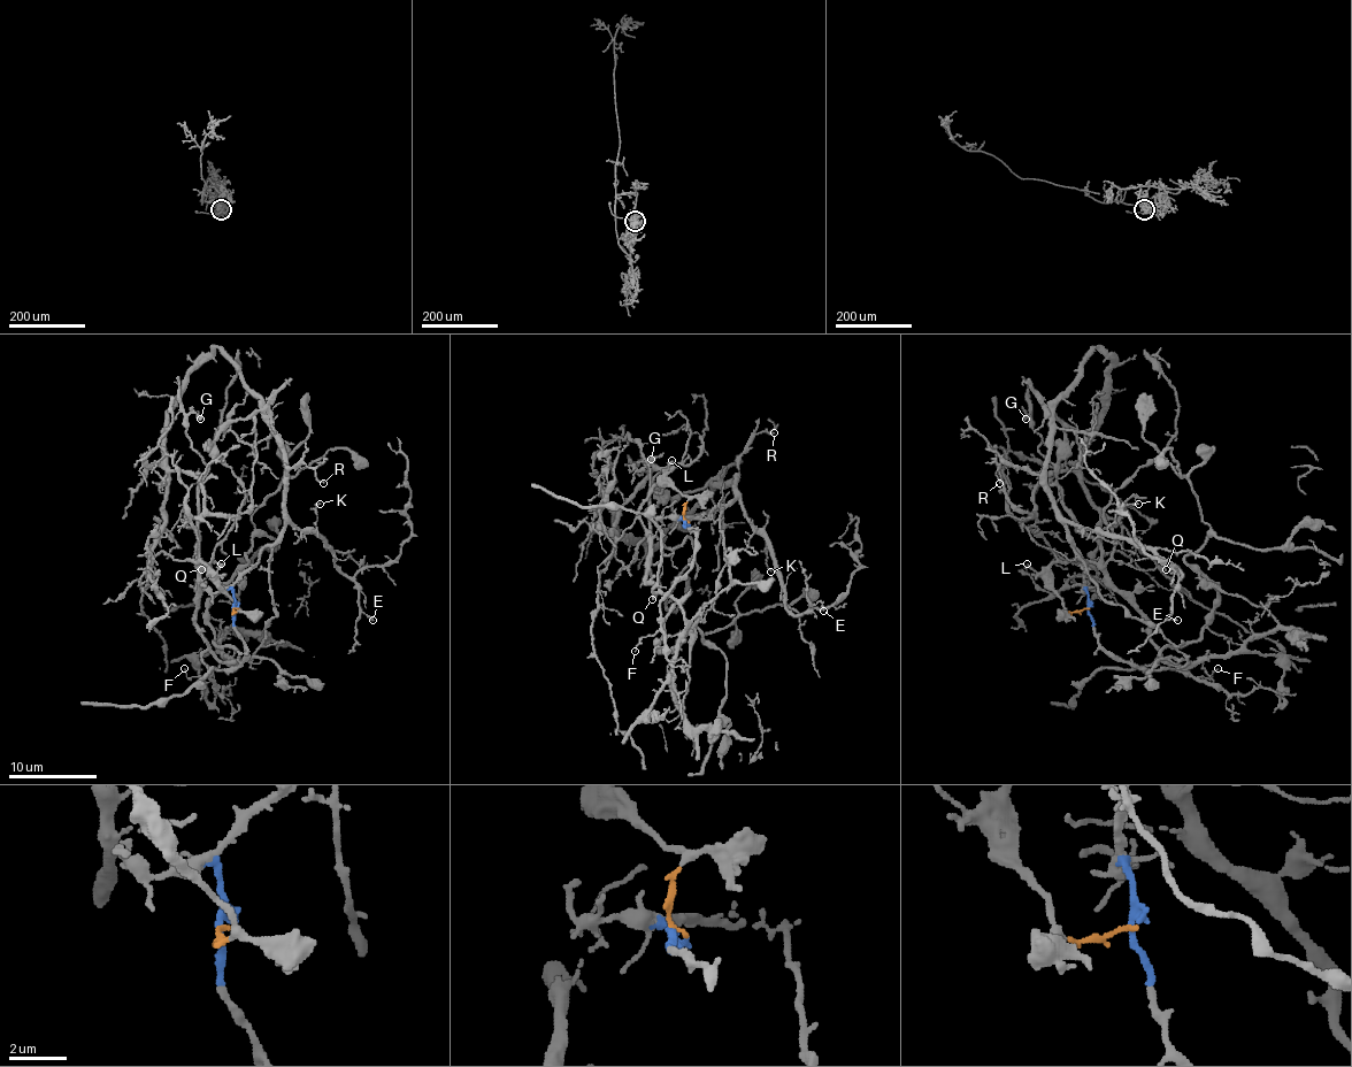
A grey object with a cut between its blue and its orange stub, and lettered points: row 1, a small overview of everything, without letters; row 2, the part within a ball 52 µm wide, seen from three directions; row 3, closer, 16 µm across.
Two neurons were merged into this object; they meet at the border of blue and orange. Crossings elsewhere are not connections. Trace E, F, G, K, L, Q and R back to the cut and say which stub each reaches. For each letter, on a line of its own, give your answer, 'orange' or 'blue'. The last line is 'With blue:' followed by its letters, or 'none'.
E: blue
F: blue
G: orange
K: blue
L: orange
Q: orange
R: blue
With blue: E, F, K, R

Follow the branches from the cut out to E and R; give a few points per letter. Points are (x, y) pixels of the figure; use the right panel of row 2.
E: (1087, 607), (1084, 561), (1069, 536), (1069, 523), (1151, 547), (1173, 562), (1182, 578), (1168, 614), (1177, 621)
R: (1087, 607), (1084, 561), (1065, 528), (1051, 490), (1038, 474), (1003, 463), (996, 471), (1000, 483)

